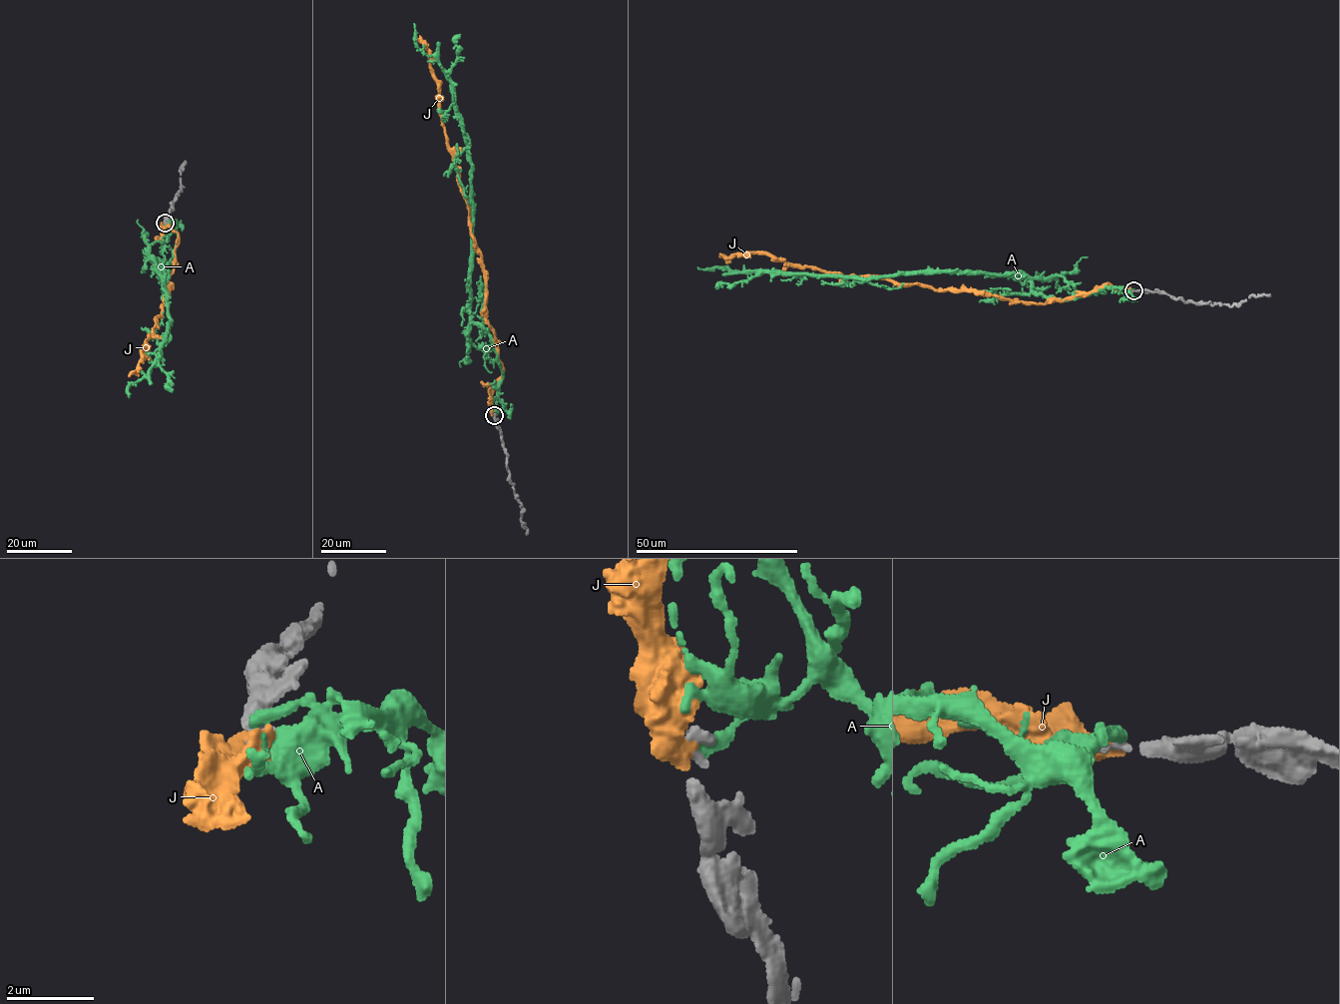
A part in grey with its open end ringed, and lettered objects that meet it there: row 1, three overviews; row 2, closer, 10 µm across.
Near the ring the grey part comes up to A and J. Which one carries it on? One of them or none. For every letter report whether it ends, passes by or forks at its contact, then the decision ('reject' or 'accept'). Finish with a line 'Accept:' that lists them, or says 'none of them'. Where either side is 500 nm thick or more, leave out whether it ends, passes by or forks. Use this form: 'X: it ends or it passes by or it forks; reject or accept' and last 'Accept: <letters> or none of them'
A: it ends; reject
J: accept
Accept: J

